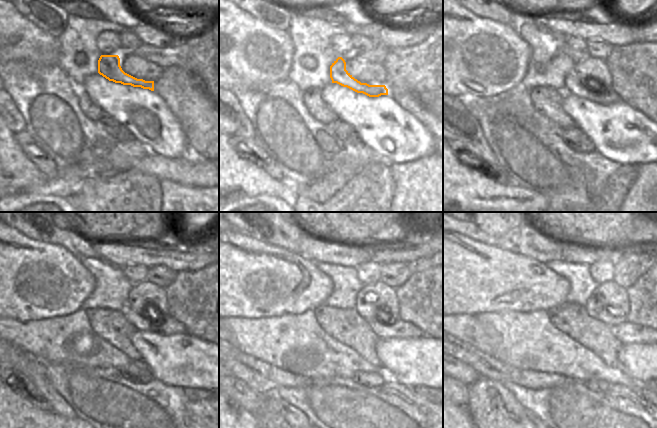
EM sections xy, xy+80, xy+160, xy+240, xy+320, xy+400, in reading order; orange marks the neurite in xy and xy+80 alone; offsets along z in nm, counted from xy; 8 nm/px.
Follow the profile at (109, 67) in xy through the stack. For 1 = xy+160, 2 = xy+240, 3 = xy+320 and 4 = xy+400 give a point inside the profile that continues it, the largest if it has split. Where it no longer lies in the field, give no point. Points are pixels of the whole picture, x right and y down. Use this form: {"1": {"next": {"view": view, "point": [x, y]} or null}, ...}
{"1": {"next": {"view": "xy+160", "point": [571, 85]}}, "2": {"next": {"view": "xy+240", "point": [167, 326]}}, "3": {"next": {"view": "xy+320", "point": [392, 329]}}, "4": {"next": {"view": "xy+400", "point": [627, 333]}}}

